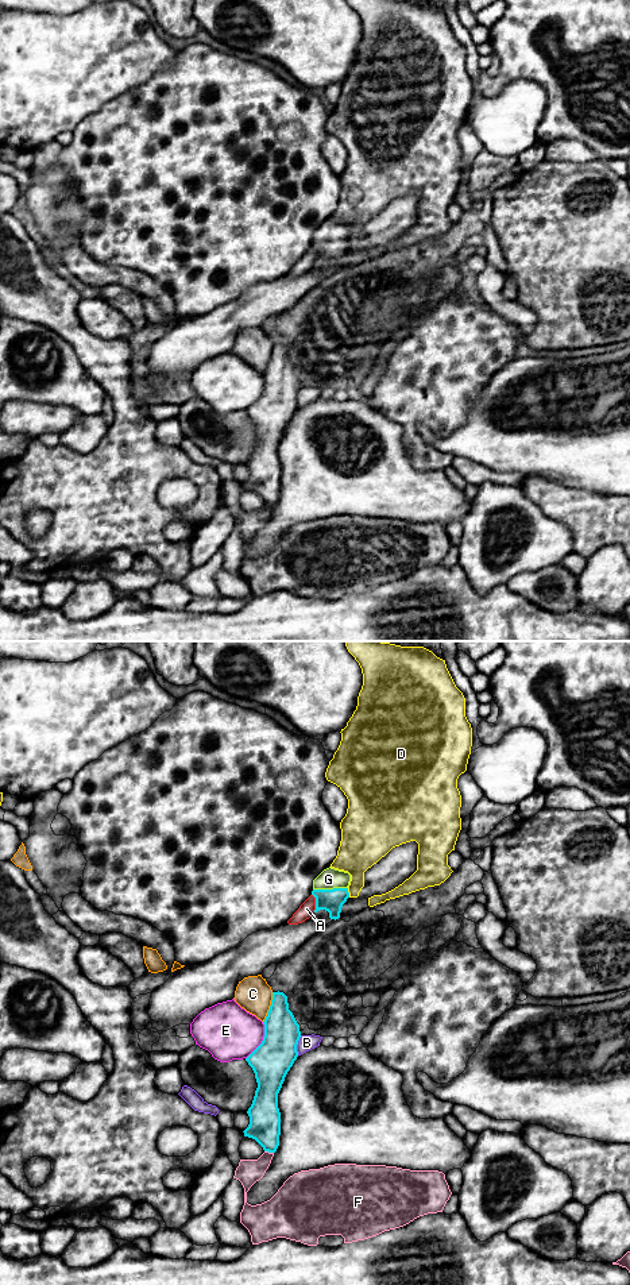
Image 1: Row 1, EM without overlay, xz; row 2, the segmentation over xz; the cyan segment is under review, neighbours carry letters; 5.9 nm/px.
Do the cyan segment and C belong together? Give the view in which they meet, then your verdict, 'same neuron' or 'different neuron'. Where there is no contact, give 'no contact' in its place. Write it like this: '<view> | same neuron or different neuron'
xz | different neuron

